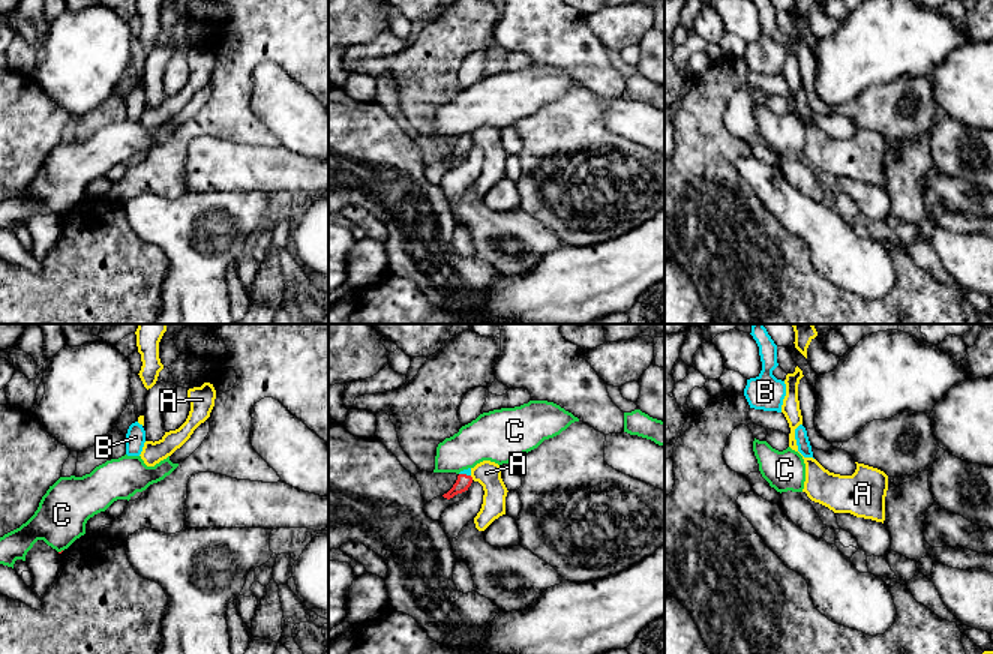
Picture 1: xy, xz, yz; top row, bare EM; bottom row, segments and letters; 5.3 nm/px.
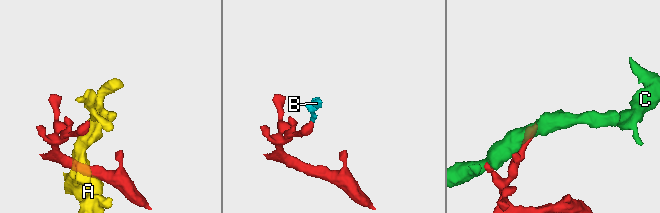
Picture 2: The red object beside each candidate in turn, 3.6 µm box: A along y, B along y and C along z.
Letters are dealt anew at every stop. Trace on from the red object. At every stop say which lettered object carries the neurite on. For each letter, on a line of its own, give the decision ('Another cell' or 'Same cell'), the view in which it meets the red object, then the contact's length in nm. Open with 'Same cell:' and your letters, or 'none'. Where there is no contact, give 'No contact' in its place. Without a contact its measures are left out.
Same cell: B
A: Another cell. Touches red in xz. Shared border 30 nm
B: Same cell. Touches red in xz. Shared border 70 nm
C: Another cell. Touches red in xy. Shared border 30 nm

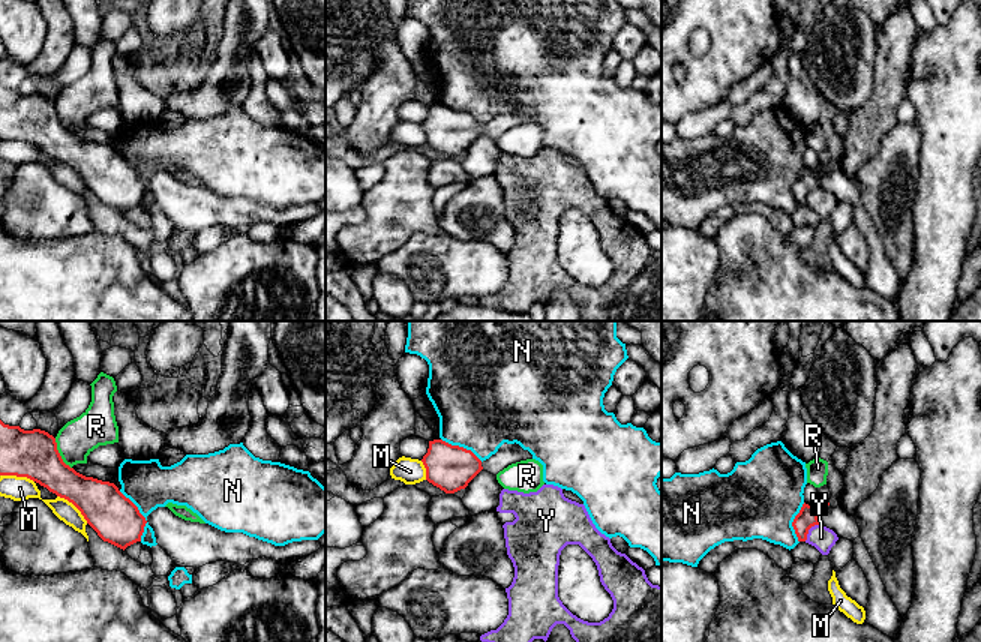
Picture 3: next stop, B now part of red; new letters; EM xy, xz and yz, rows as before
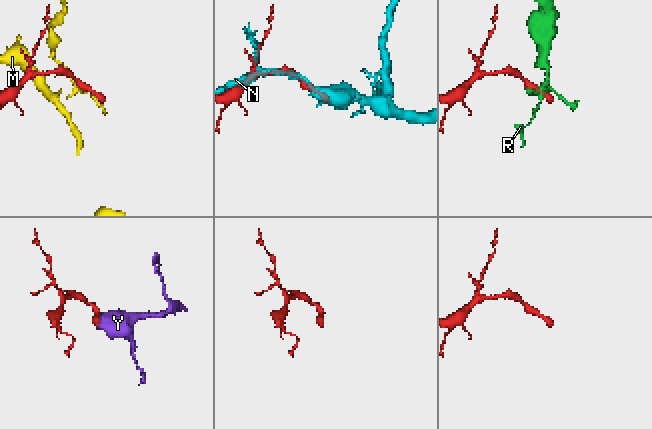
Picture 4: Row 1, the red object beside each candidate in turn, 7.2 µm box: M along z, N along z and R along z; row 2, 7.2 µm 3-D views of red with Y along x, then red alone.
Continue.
Same cell: none
M: Another cell. Touches red in xy. Shared border 220 nm
N: Another cell. Touches red in xy. Shared border 300 nm
R: Another cell. Touches red in xy. Shared border 190 nm
Y: Another cell. Touches red in yz. Shared border 120 nm

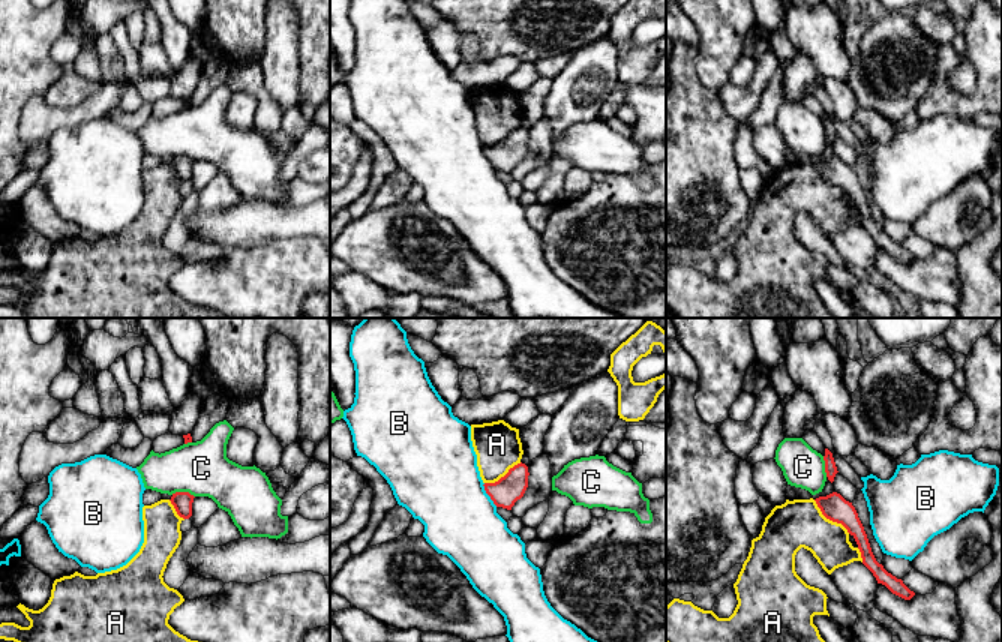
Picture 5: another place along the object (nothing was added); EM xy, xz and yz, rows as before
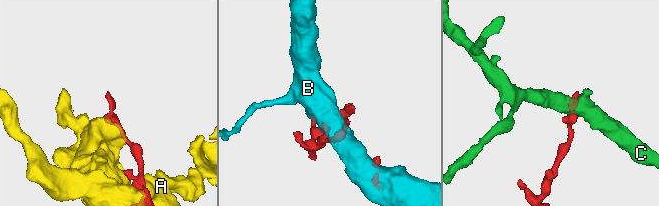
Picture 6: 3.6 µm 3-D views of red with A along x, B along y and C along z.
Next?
Same cell: none
A: Another cell. Touches red in yz. Shared border 260 nm
B: Another cell. Touches red in xz. Shared border 150 nm
C: Another cell. Touches red in xy. Shared border 130 nm

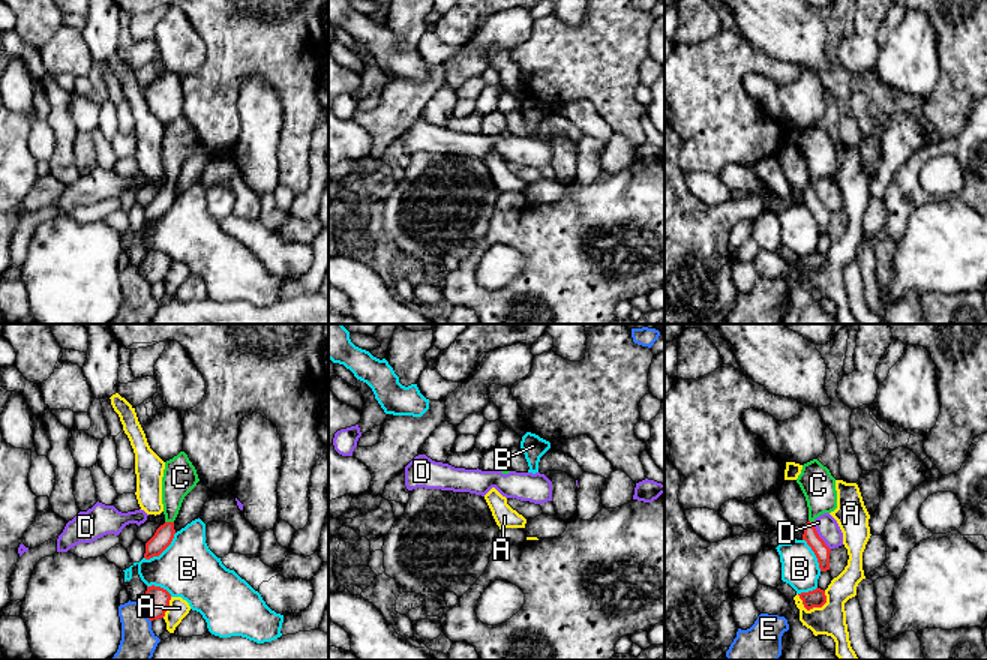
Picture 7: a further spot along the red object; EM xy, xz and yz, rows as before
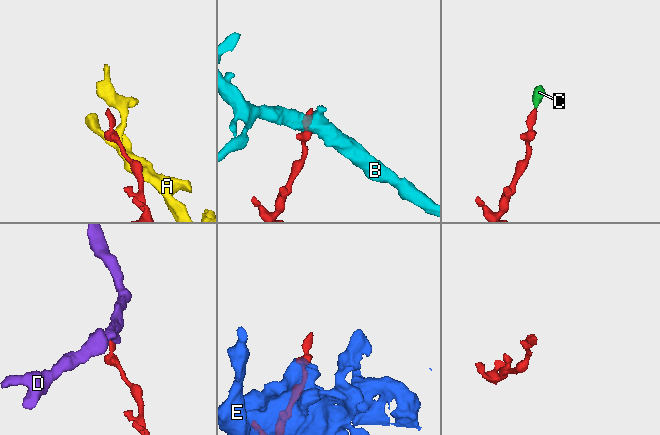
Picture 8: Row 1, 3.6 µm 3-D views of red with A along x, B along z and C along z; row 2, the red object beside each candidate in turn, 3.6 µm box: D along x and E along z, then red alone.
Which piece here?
Same cell: C
A: Another cell. Touches red in yz. Shared border 170 nm
B: Another cell. Touches red in xy. Shared border 220 nm
C: Same cell. Touches red in xy. Shared border 50 nm
D: Another cell. Touches red in yz. Shared border 180 nm
E: Another cell. Touches red in xy. Shared border 120 nm

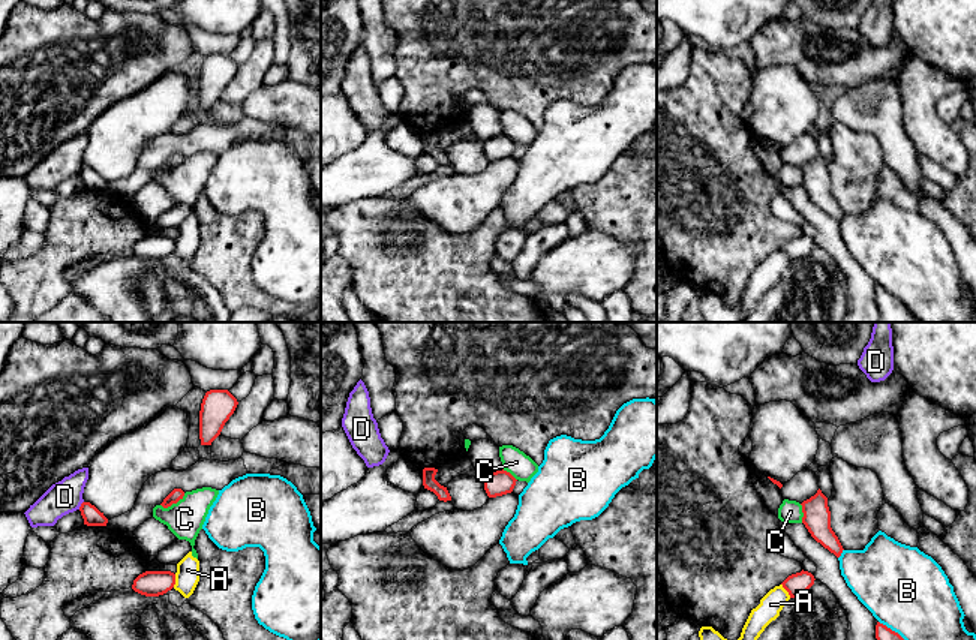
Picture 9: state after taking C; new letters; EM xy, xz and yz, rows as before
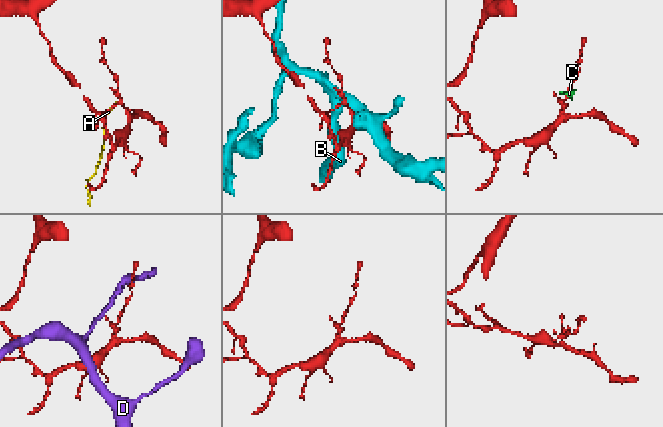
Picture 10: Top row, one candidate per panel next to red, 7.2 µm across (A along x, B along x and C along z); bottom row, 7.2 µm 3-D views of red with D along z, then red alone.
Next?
Same cell: none
A: Another cell. Touches red in yz. Shared border 90 nm
B: Another cell. Touches red in yz. Shared border 280 nm
C: Another cell. Touches red in xy. Shared border 150 nm
D: Another cell. Touches red in xy. Shared border 50 nm

